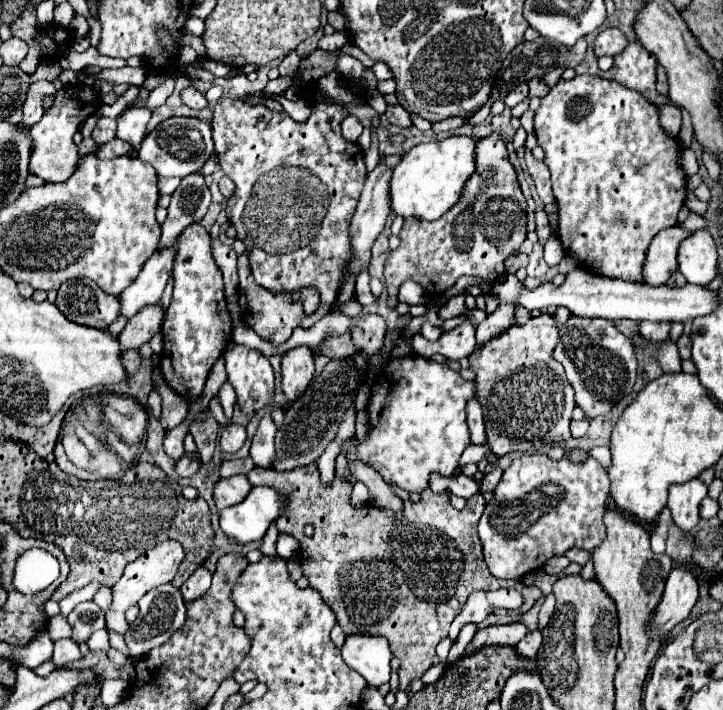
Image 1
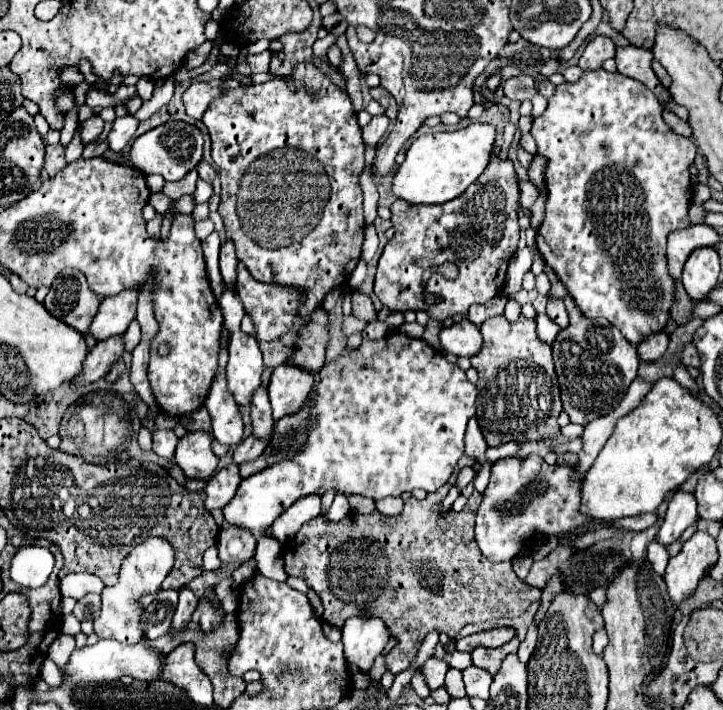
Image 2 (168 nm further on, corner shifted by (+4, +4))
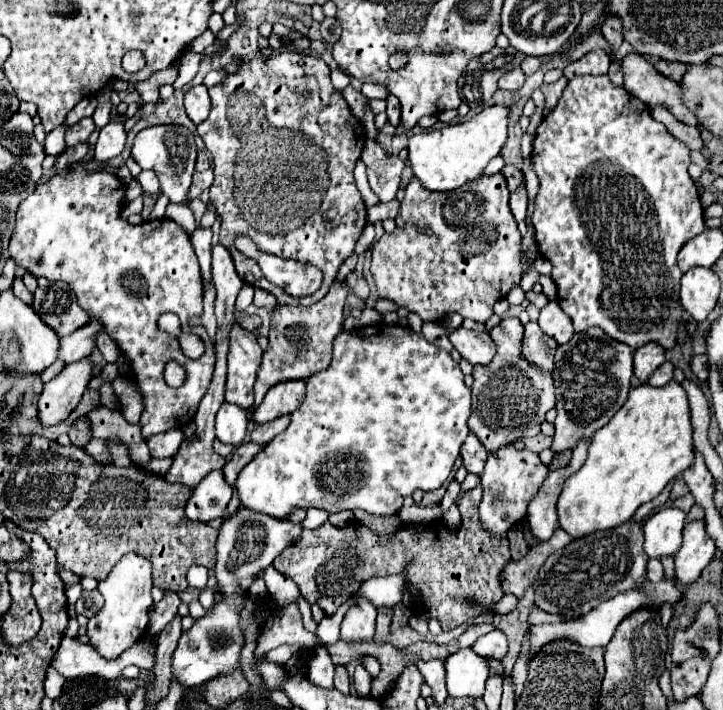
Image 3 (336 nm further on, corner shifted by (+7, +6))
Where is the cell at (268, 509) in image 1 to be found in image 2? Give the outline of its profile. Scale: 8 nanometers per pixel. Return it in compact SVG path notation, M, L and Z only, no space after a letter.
M390 332L386 334L384 338L380 340L362 340L362 344L358 348L344 348L340 352L340 356L334 360L334 362L328 362L320 374L318 374L318 382L310 394L312 398L312 410L310 410L310 416L308 416L308 440L306 444L302 446L302 450L296 452L296 456L292 460L284 460L284 462L276 462L248 478L244 478L236 490L236 496L224 506L224 518L234 524L234 526L244 526L248 530L252 530L252 534L262 534L266 532L272 522L288 508L292 506L296 500L300 500L302 496L308 496L308 494L324 494L326 490L334 490L336 494L342 494L346 498L358 494L358 496L366 496L366 498L372 498L372 500L382 500L386 496L400 496L404 492L410 492L414 488L422 488L422 490L438 490L440 486L444 486L450 478L450 474L454 472L456 468L456 462L460 460L460 456L464 454L464 432L466 432L466 424L468 420L476 414L476 386L468 382L464 370L460 370L456 364L448 362L442 352L434 350L432 346L428 346L424 340L418 340L418 338L410 338L402 332Z

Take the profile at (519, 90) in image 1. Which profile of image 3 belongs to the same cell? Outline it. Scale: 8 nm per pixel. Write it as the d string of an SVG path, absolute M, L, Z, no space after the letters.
M515 68L515 70L511 70L511 72L507 72L505 76L499 78L499 88L501 88L501 90L511 90L511 92L515 92L515 90L519 90L519 88L523 86L523 82L525 82L523 70L521 70L521 68Z

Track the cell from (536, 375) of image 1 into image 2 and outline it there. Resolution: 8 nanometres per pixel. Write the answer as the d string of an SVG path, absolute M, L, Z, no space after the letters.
M492 316L482 326L480 332L484 336L484 346L480 354L472 356L472 368L478 372L478 412L476 420L480 430L488 442L488 446L500 446L504 442L530 442L530 440L550 440L560 434L560 426L556 422L562 412L560 388L552 364L550 346L544 346L536 336L536 322L520 316L516 322L508 322L504 316Z

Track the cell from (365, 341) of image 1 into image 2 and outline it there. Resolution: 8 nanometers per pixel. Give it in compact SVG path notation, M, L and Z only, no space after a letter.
M354 290L354 294L352 294L352 310L354 310L356 318L368 320L368 322L376 320L376 310L372 306L372 300L362 290Z

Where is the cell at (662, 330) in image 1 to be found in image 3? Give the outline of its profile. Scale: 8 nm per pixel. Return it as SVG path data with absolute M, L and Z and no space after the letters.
M645 344L635 350L635 378L643 384L657 366L665 362L665 350L659 344Z

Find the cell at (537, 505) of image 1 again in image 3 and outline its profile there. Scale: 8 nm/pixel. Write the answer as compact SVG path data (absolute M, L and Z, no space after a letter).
M505 446L497 452L491 452L481 474L483 498L479 504L481 526L491 536L507 536L509 528L527 518L527 506L541 488L543 480L549 476L549 466L545 466L537 454L529 450L515 450L513 446Z

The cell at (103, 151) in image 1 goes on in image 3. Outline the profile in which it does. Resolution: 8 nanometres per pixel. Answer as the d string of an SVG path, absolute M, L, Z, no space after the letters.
M81 142L81 144L73 146L73 148L67 148L63 154L59 154L55 168L57 170L65 170L69 164L83 160L87 156L87 152L89 152L89 144L87 142Z

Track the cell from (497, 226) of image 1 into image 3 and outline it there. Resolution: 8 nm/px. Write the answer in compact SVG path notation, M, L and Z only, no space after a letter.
M501 172L481 176L473 184L465 184L465 188L457 188L457 192L425 192L417 180L411 180L395 222L395 232L383 234L373 246L371 274L379 298L409 308L421 320L437 322L447 314L459 312L463 318L485 322L493 314L493 304L505 298L511 286L521 280L521 232L509 210L509 190Z

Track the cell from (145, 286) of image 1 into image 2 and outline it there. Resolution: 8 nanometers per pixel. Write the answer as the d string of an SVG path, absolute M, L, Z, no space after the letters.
M124 290L116 296L104 298L88 334L94 336L98 342L124 334L130 322L136 318L136 300L136 290Z

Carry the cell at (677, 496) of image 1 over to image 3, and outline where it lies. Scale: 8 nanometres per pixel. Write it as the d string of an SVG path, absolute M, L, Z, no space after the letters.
M661 508L645 526L645 552L651 558L675 556L681 546L681 532L685 526L685 512L679 508Z

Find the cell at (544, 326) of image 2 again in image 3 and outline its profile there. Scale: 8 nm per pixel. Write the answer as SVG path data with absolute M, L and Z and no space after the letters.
M537 322L525 324L525 336L523 336L523 356L537 364L539 368L553 370L553 352L557 348L557 342L547 336Z

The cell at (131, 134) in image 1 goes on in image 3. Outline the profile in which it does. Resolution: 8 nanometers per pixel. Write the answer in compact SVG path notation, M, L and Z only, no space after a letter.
M109 122L105 128L101 128L99 140L95 144L95 160L109 162L115 156L119 156L125 146L125 138L127 132L123 122Z

